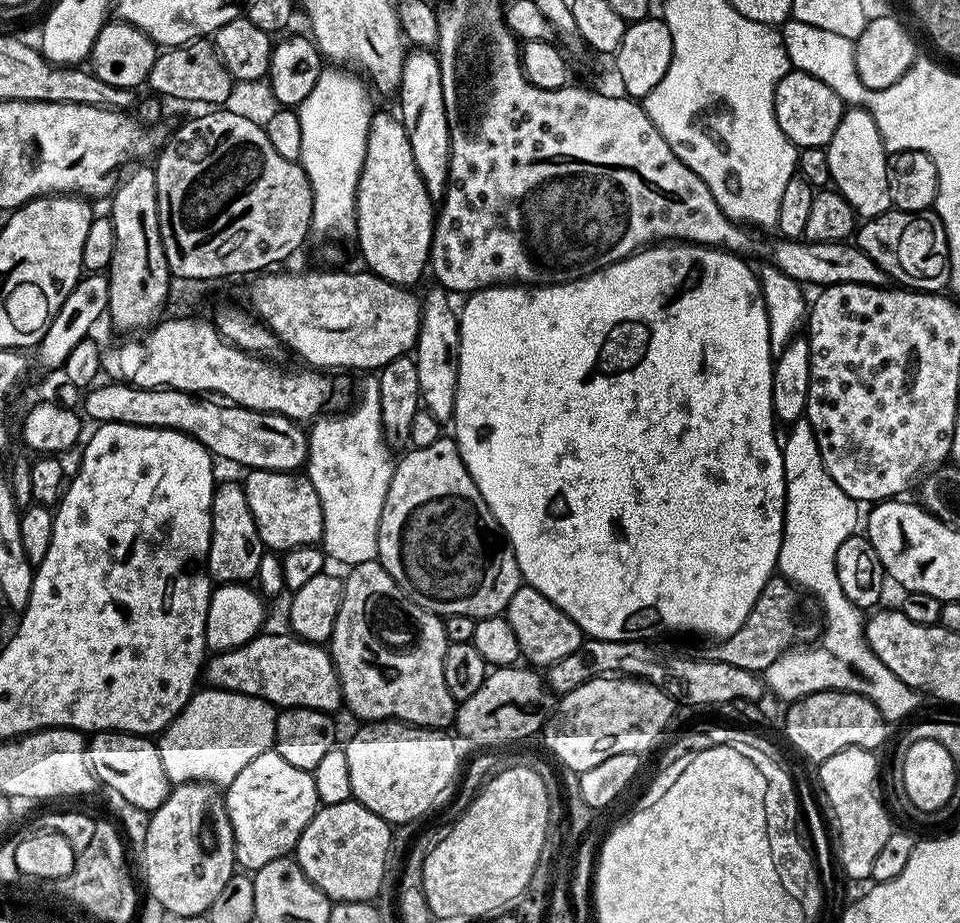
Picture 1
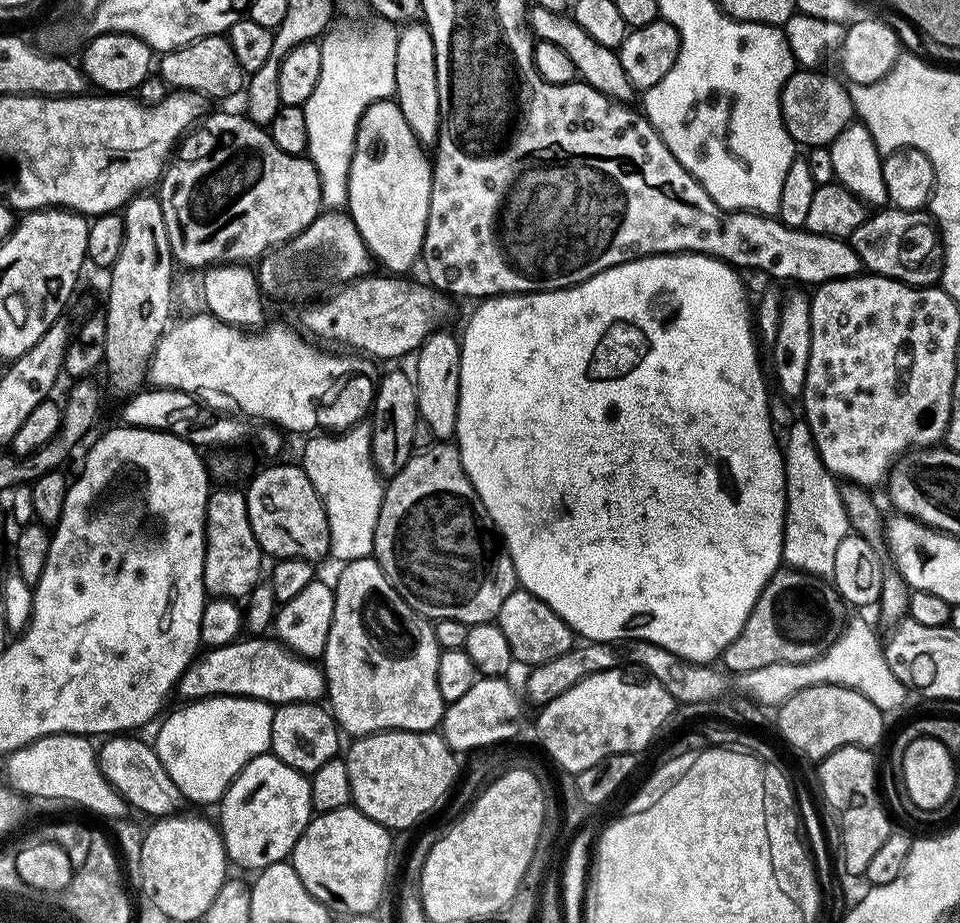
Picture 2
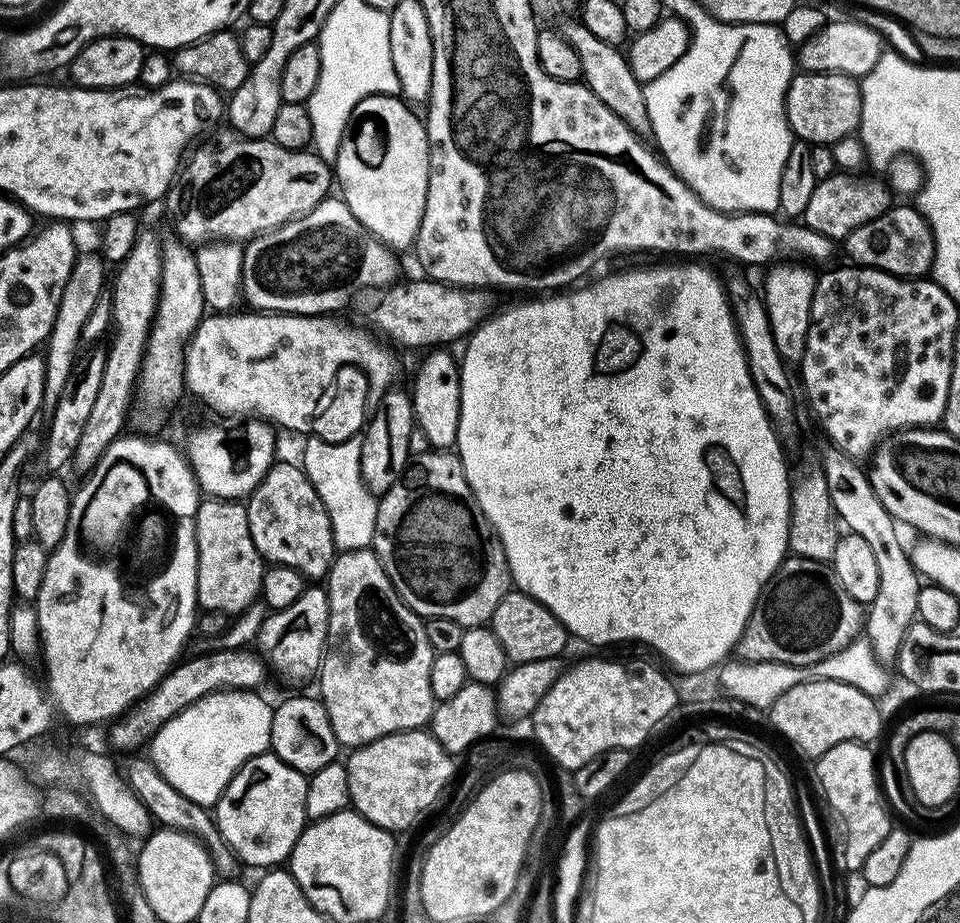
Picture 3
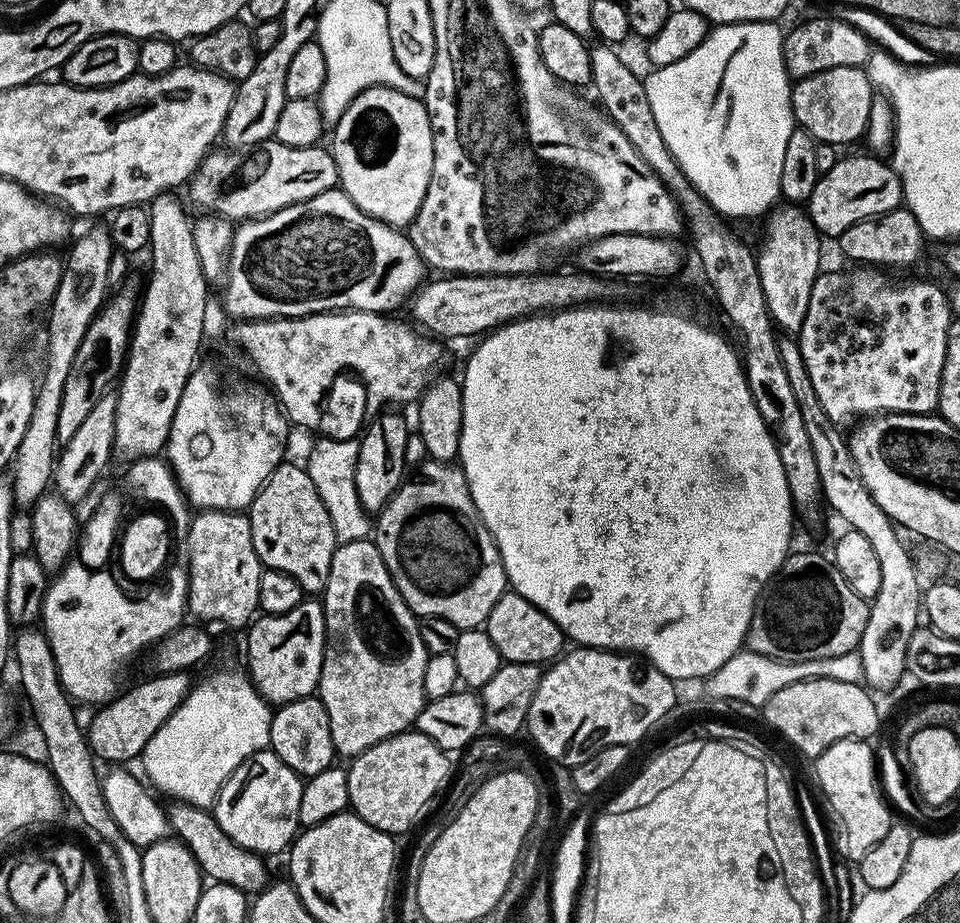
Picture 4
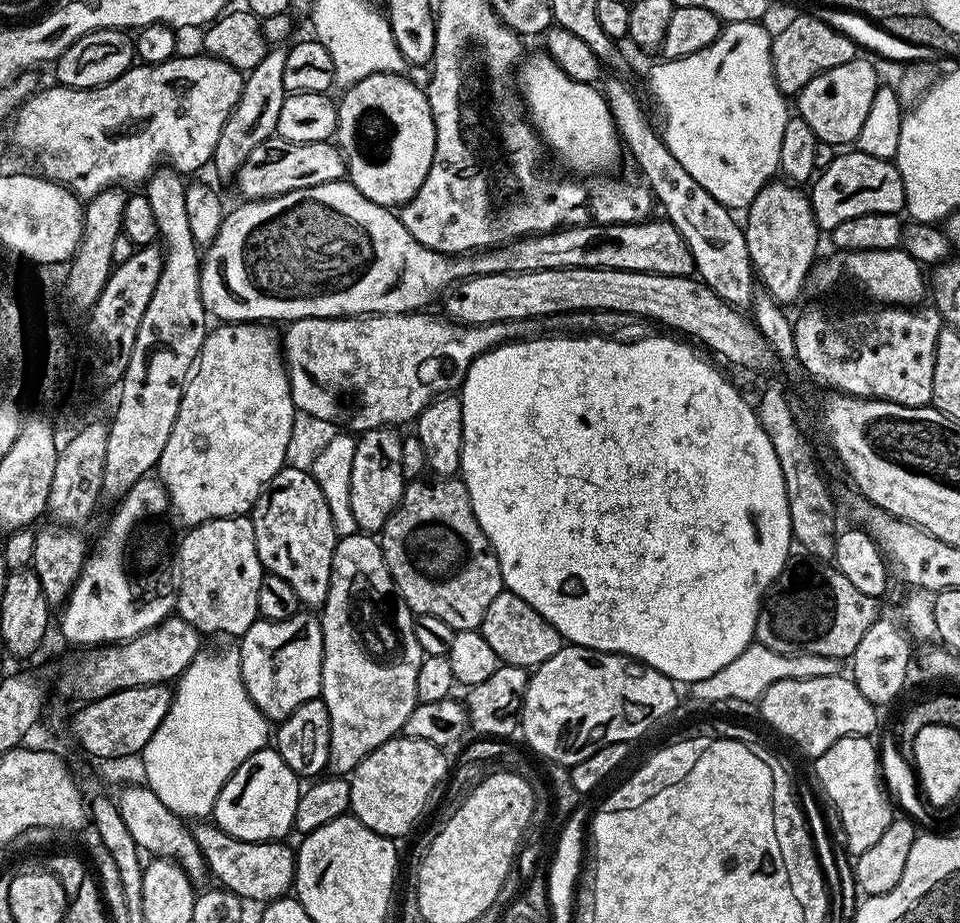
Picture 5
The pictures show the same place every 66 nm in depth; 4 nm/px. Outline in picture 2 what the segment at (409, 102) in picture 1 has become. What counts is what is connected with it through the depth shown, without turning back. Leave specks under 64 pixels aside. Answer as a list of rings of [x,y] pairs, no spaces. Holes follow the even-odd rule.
[[[408,22],[399,29],[396,38],[396,79],[395,102],[402,110],[410,130],[414,130],[416,140],[425,146],[435,145],[440,129],[440,107],[438,106],[438,74],[434,58],[434,42],[423,22]]]

